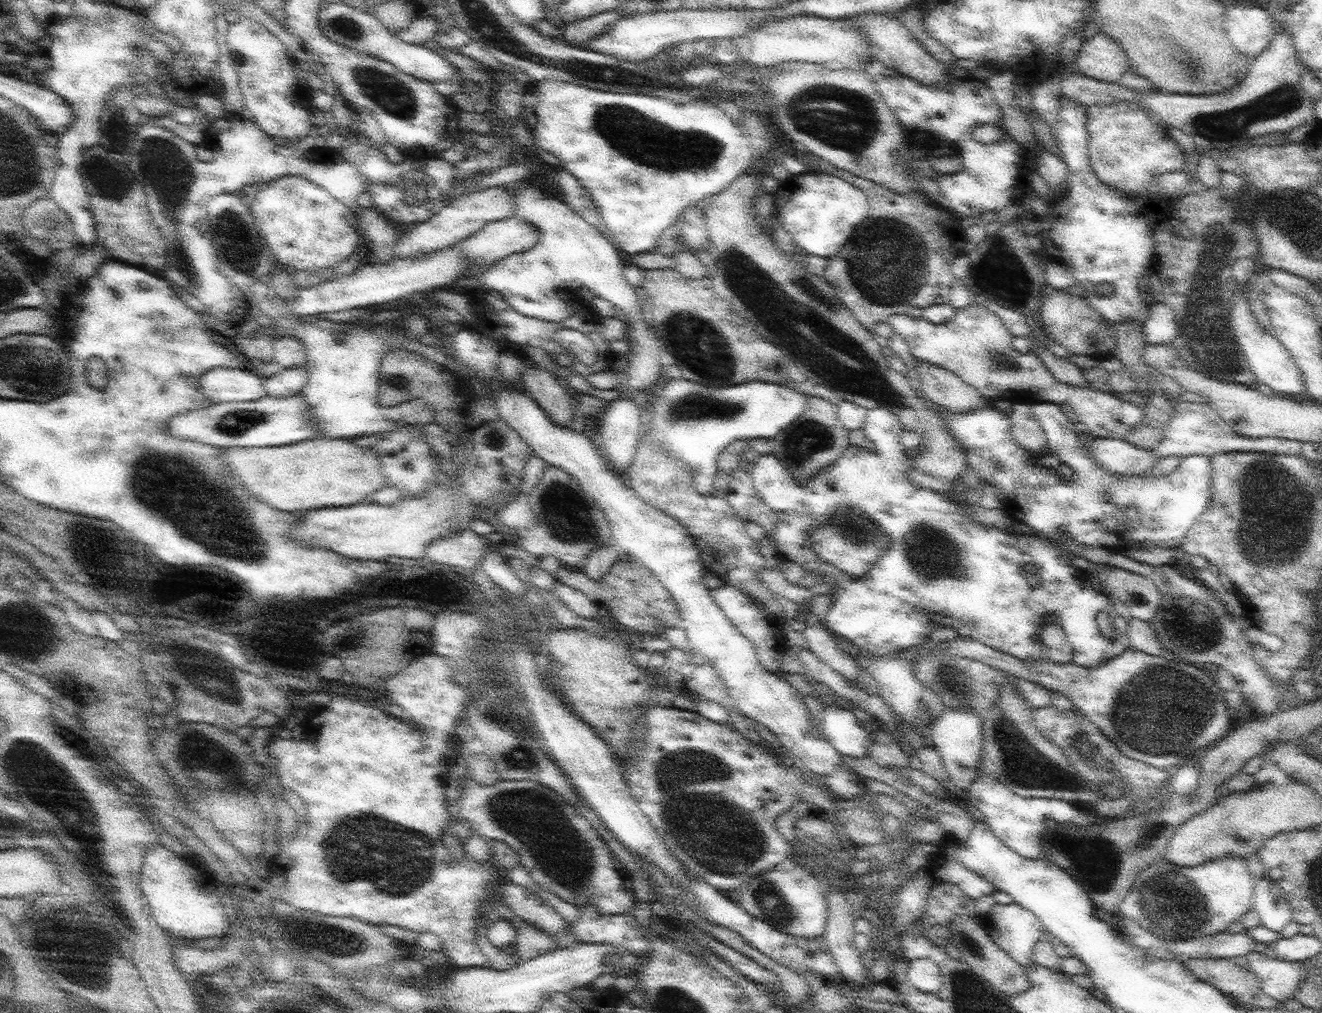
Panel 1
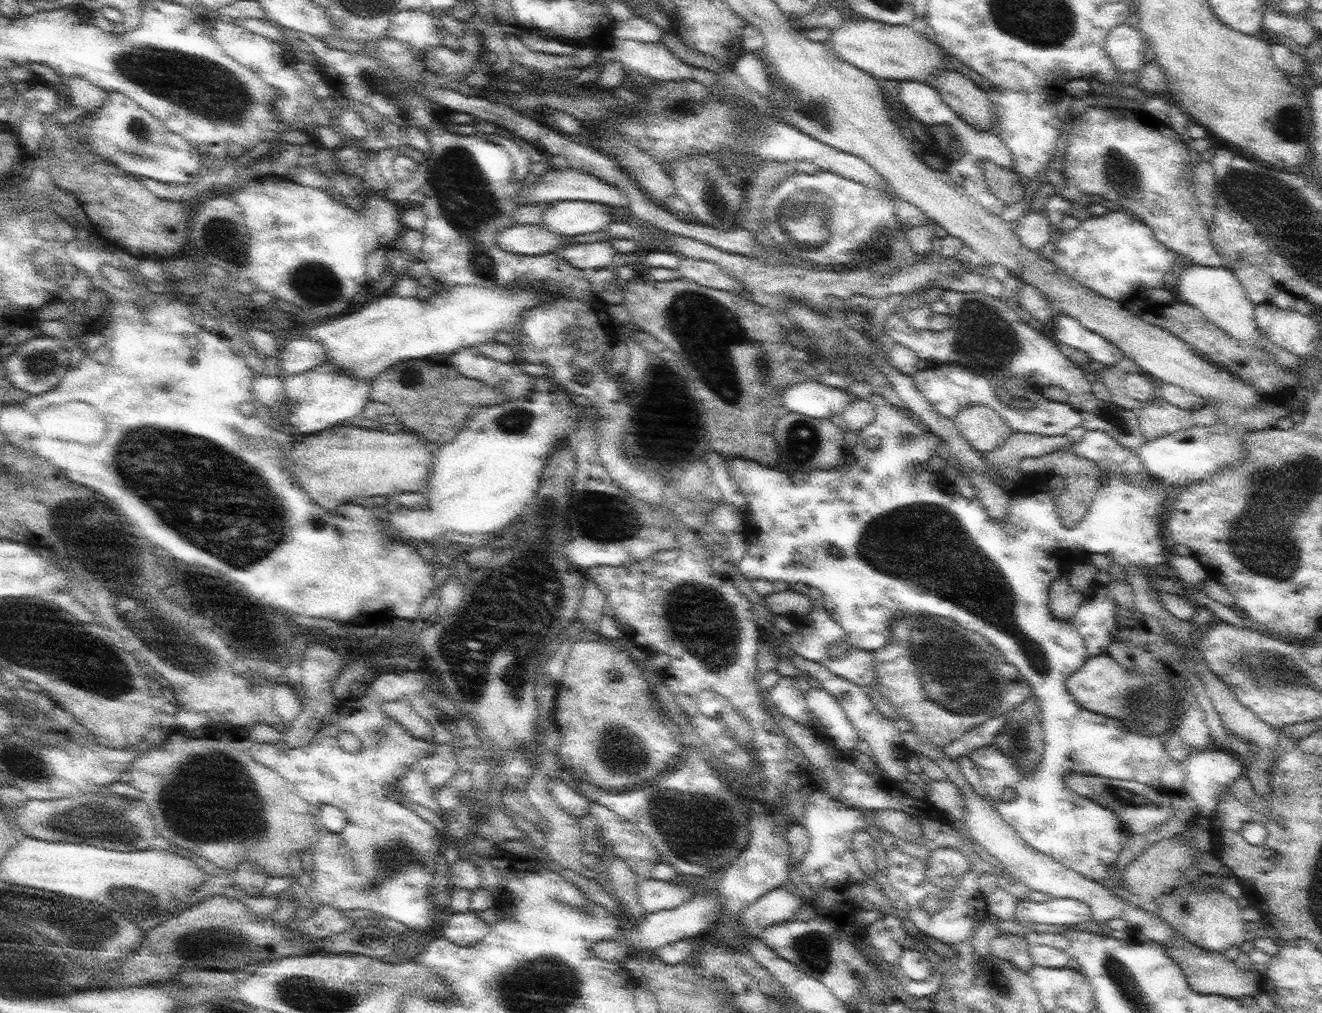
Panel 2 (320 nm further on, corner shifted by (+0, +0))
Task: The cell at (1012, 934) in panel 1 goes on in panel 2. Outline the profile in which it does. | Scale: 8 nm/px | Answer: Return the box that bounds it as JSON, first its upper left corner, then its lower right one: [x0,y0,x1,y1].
[1015,898,1093,925]

